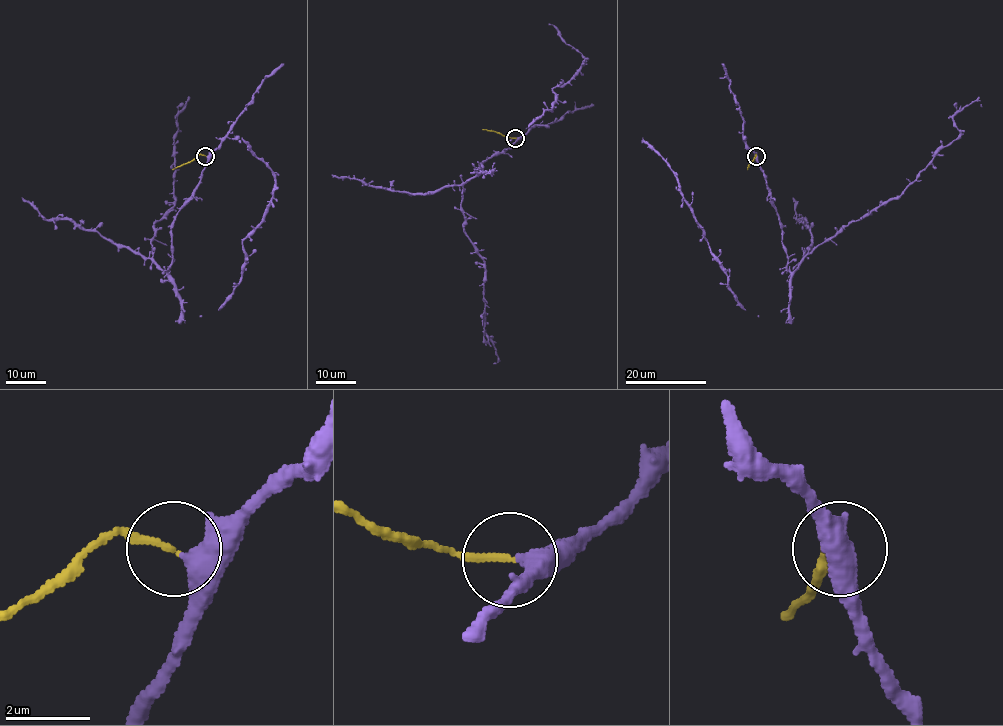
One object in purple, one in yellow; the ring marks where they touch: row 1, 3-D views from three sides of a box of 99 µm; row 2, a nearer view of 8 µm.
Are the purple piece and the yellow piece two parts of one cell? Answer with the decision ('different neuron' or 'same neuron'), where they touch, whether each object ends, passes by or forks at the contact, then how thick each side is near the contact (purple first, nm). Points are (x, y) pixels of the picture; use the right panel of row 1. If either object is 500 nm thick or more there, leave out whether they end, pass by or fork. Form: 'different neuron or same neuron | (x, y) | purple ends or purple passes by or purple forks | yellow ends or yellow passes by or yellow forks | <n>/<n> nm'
different neuron | (756, 156) | purple passes by | yellow ends | 400/150 nm

